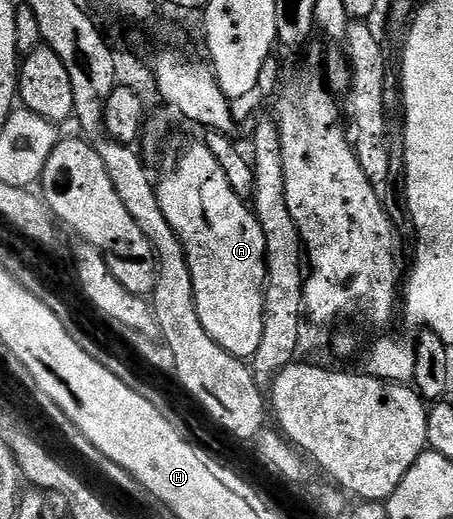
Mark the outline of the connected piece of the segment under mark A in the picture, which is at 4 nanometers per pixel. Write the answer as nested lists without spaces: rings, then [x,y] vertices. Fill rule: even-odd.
[[[197,142],[182,152],[171,172],[157,181],[160,210],[180,238],[204,330],[225,352],[246,362],[264,338],[266,243],[251,205],[236,194],[208,146]]]

